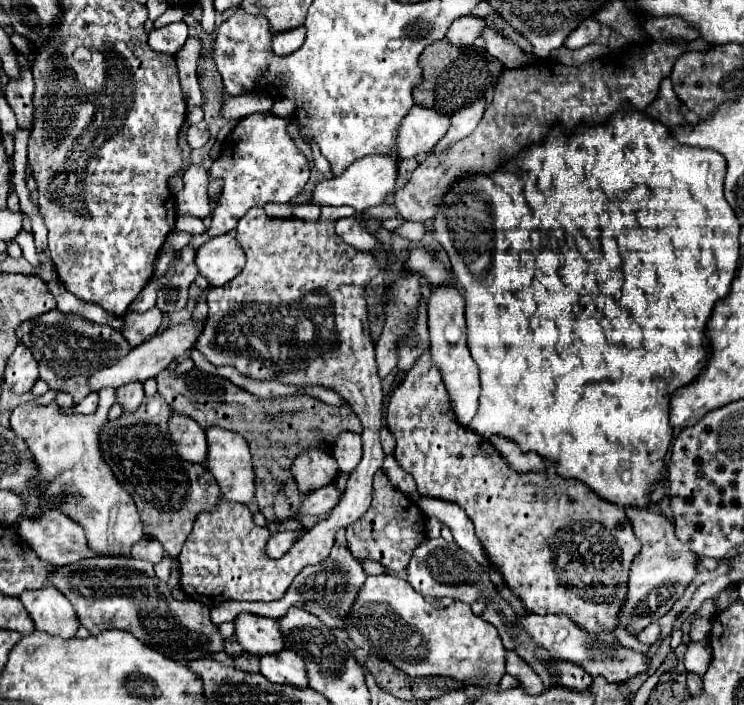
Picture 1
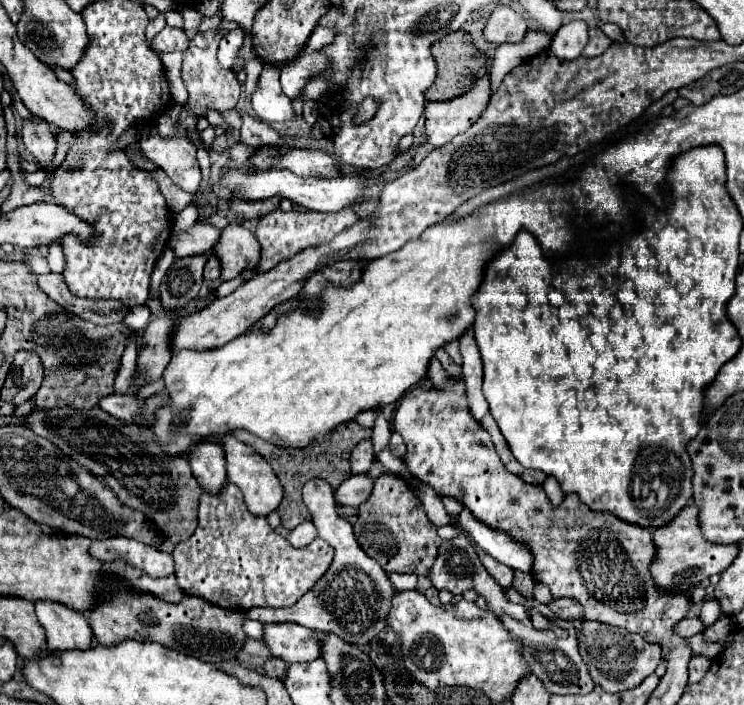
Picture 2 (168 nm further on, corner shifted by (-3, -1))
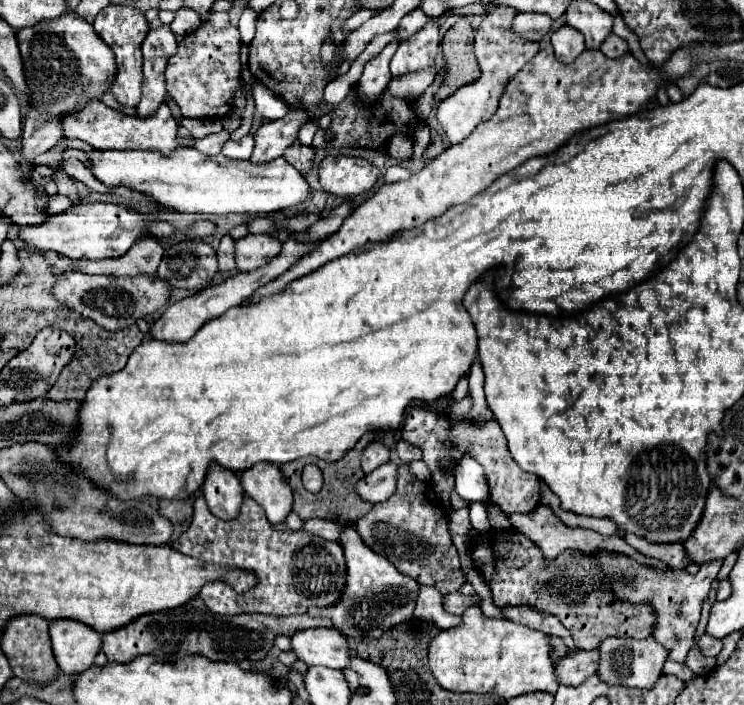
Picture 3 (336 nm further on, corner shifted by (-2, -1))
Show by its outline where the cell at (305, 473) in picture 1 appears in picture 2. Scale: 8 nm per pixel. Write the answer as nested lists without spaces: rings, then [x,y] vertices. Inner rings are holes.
[[[311,479],[303,487],[303,501],[313,515],[313,523],[319,531],[319,537],[325,539],[335,549],[335,559],[329,571],[315,583],[315,587],[305,593],[293,607],[281,609],[263,609],[253,607],[247,611],[249,619],[257,619],[261,623],[299,623],[319,633],[335,633],[343,641],[353,645],[367,645],[373,637],[377,637],[387,627],[387,611],[391,611],[391,599],[395,595],[395,587],[389,581],[389,575],[371,559],[357,543],[353,535],[353,527],[349,521],[343,521],[335,513],[333,491],[327,481]]]

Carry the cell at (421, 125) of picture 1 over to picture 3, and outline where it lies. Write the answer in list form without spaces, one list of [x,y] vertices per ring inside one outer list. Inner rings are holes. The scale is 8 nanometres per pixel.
[[[498,5],[482,19],[482,23],[476,31],[476,41],[474,41],[474,53],[476,53],[478,65],[482,69],[480,79],[460,87],[456,93],[452,93],[448,99],[444,99],[438,105],[436,119],[442,125],[444,133],[448,135],[450,143],[460,143],[462,139],[466,139],[470,135],[470,131],[478,123],[482,123],[494,115],[494,111],[498,109],[498,99],[502,95],[502,87],[506,85],[506,79],[514,77],[516,71],[520,71],[520,67],[526,65],[528,59],[532,59],[538,53],[538,49],[540,49],[538,41],[528,41],[528,39],[522,39],[522,37],[510,33],[510,23],[516,13],[518,11],[514,11],[512,7]]]

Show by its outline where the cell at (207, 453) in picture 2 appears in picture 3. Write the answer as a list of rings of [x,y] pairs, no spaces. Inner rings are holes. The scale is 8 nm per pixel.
[[[212,463],[206,471],[202,495],[216,517],[234,519],[234,515],[238,515],[238,507],[242,503],[242,487],[238,475],[224,469],[222,465]]]

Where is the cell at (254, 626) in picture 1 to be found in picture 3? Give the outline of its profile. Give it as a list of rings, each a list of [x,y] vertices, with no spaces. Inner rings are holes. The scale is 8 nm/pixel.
[[[312,627],[296,631],[290,637],[292,651],[306,665],[324,665],[344,669],[350,659],[350,647],[344,635],[328,627]]]

